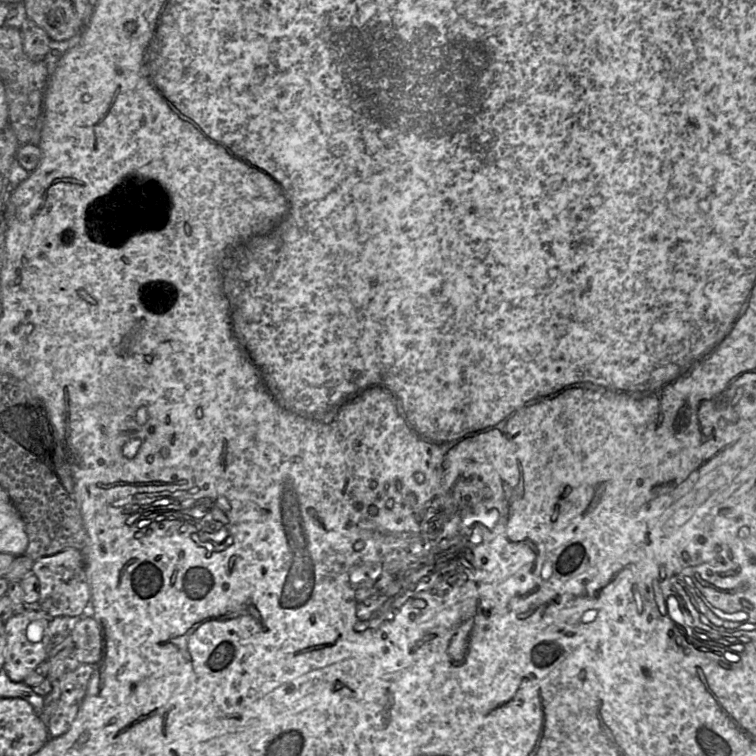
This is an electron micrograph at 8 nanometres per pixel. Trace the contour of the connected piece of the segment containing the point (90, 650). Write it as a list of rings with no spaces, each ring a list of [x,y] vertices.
[[[90,613],[72,619],[70,635],[75,647],[83,651],[83,663],[95,665],[101,655],[101,631]]]

